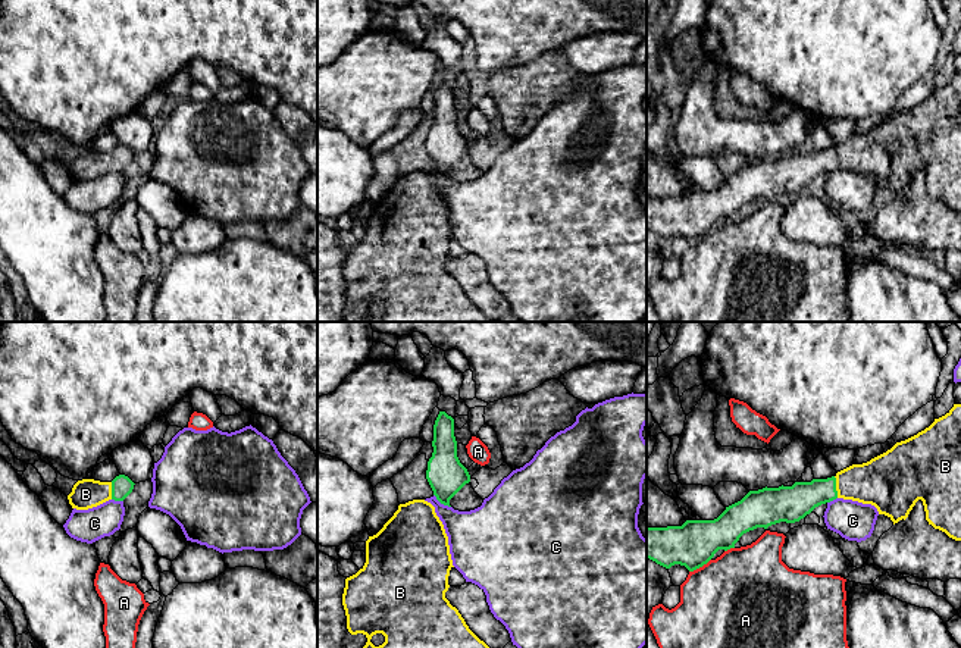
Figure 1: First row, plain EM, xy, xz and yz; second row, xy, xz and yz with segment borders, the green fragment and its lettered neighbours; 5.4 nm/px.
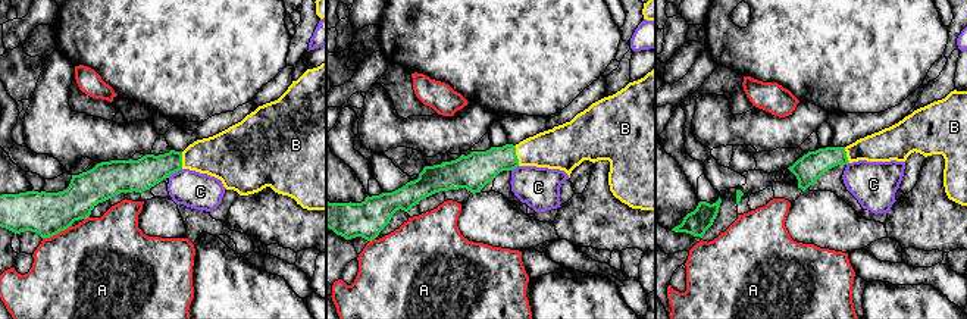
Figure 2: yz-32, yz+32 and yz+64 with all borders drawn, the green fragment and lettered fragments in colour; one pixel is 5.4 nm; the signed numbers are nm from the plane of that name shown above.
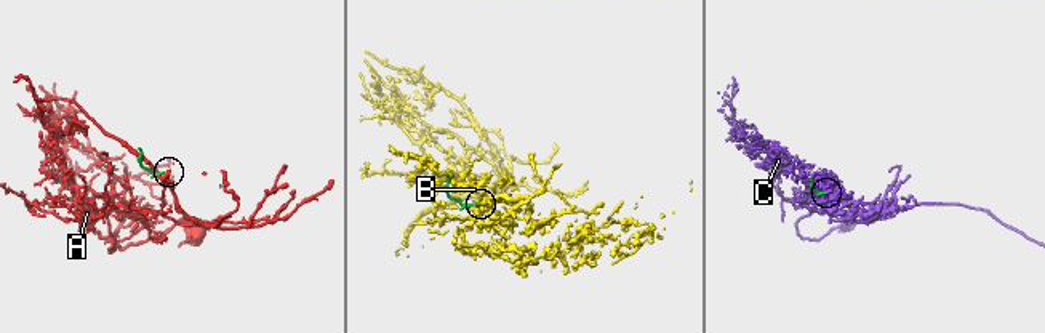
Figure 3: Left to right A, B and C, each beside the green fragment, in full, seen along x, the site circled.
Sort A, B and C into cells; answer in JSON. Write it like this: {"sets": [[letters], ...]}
{"sets": [["A"], ["B"], ["C"]]}

